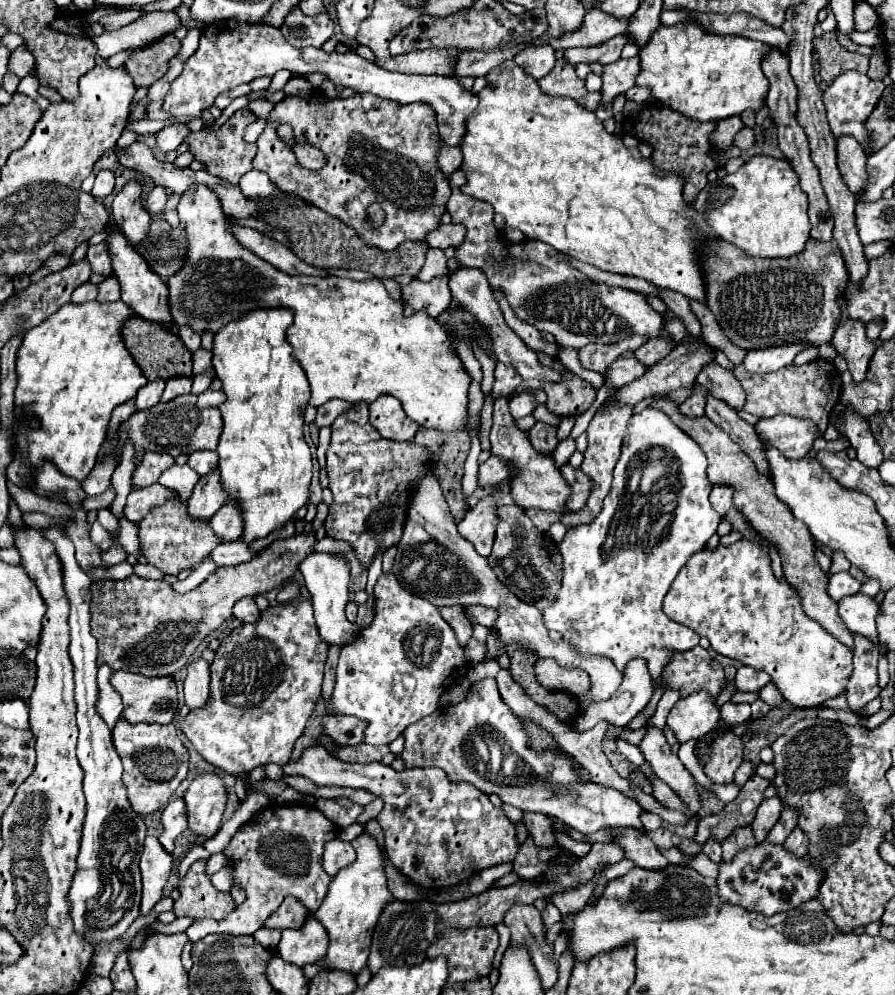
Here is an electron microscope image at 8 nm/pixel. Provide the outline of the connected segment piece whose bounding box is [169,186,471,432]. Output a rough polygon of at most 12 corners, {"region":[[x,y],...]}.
{"region":[[183,192],[175,326],[283,306],[311,384],[469,430],[471,376],[441,324],[383,282],[279,272]]}

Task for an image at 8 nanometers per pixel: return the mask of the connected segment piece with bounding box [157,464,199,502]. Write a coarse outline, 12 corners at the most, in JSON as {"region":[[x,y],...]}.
{"region":[[173,464],[157,478],[161,486],[175,490],[182,502],[191,496],[197,472]]}

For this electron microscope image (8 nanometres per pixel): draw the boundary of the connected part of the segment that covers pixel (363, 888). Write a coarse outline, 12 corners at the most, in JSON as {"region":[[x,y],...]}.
{"region":[[363,832],[357,860],[331,880],[313,914],[329,932],[321,968],[359,974],[389,900],[379,842]]}

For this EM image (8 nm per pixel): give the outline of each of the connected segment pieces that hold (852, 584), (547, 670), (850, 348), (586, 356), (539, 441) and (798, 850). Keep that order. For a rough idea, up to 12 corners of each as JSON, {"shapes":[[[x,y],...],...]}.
{"shapes":[[[849,572],[829,576],[829,596],[843,600],[861,590]],[[539,660],[535,672],[549,690],[583,696],[591,688],[581,668]],[[847,320],[831,344],[847,360],[853,382],[865,380],[877,346],[865,336],[865,324]],[[639,336],[615,344],[587,344],[579,348],[579,362],[603,378],[609,364],[627,350],[645,344]],[[535,422],[529,442],[537,452],[557,448],[557,428]],[[795,828],[785,840],[785,848],[795,856],[809,852],[805,832]]]}

